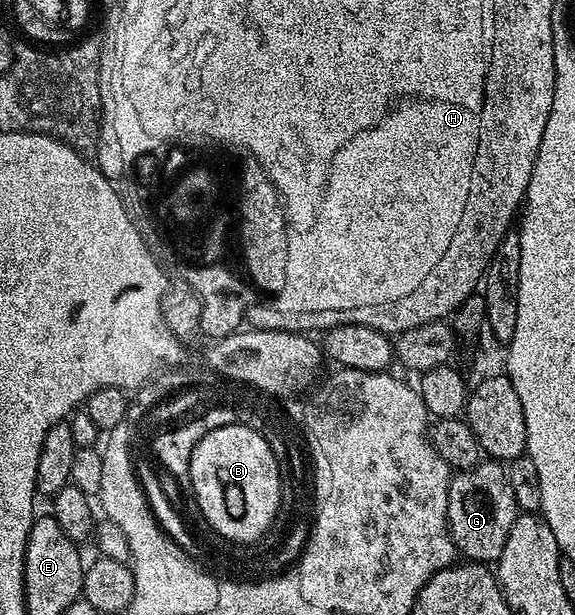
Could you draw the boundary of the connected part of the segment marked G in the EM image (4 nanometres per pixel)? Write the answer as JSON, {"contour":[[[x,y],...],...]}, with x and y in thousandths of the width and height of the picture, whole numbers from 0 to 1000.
{"contour":[[[833,750],[821,763],[798,766],[783,780],[779,860],[795,901],[812,911],[840,919],[864,917],[903,834],[880,759],[871,751]]]}

